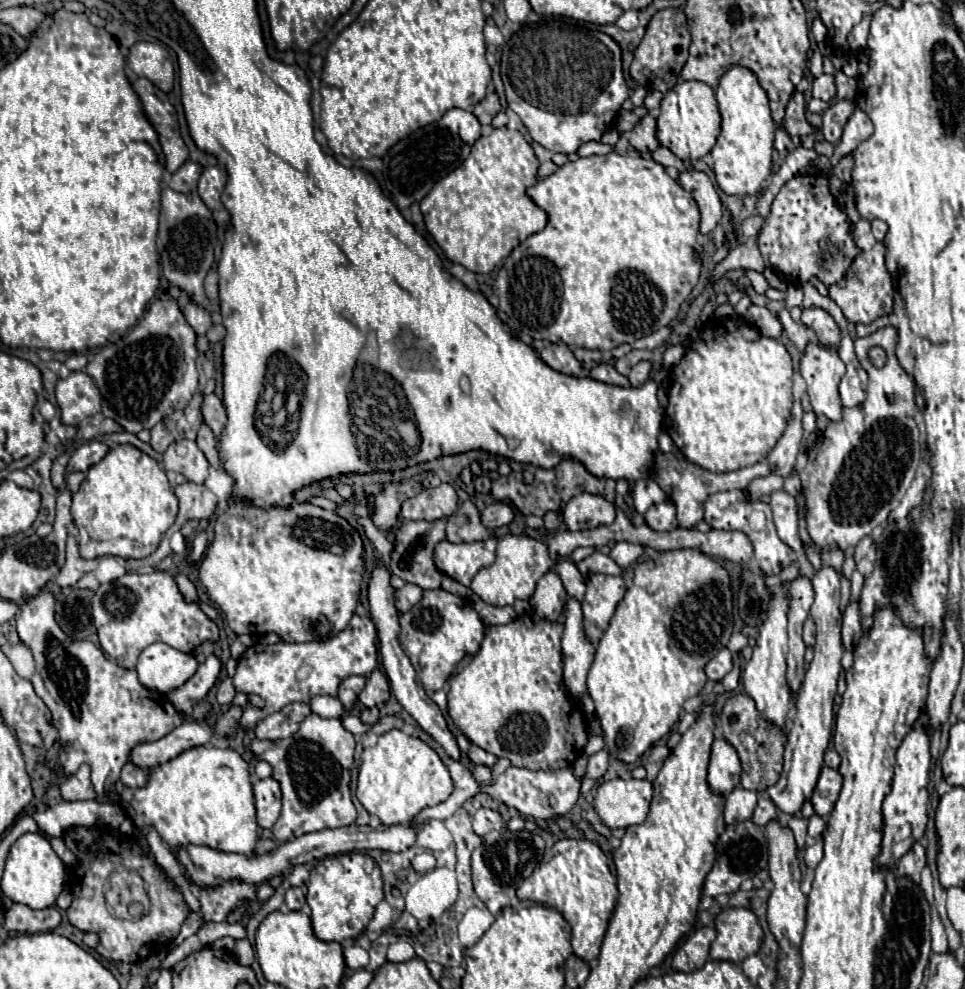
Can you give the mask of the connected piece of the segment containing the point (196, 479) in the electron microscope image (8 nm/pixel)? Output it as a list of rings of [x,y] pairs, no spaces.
[[[182,439],[172,443],[164,453],[164,467],[176,473],[182,473],[188,481],[202,485],[208,477],[208,461],[204,453],[196,447],[194,441]]]

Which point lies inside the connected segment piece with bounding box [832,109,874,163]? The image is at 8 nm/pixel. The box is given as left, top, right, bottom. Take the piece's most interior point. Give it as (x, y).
(859, 127)

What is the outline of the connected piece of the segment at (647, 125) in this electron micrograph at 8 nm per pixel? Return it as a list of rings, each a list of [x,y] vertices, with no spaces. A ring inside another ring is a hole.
[[[650,113],[644,115],[644,119],[640,119],[640,123],[636,123],[636,127],[630,131],[628,141],[640,153],[656,151],[660,147],[656,139],[656,119]]]

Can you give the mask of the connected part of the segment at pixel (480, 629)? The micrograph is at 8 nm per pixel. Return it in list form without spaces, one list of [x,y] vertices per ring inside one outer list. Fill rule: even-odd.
[[[444,589],[424,591],[422,601],[416,603],[408,613],[400,615],[400,627],[400,645],[410,657],[418,679],[428,693],[442,689],[454,667],[466,655],[478,653],[484,639],[484,625],[472,603]]]

